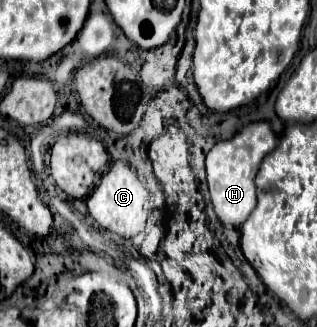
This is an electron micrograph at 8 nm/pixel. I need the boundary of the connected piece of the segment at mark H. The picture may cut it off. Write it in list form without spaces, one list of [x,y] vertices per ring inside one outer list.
[[[250,122],[230,140],[214,144],[206,156],[206,174],[210,198],[214,212],[224,226],[240,228],[242,222],[250,216],[256,206],[256,174],[262,164],[262,158],[276,148],[276,134],[272,132],[270,122]]]

